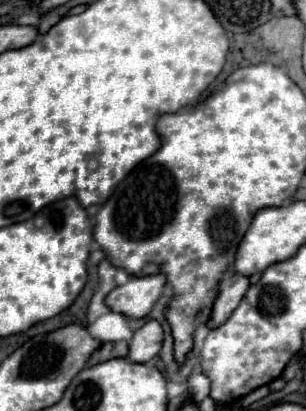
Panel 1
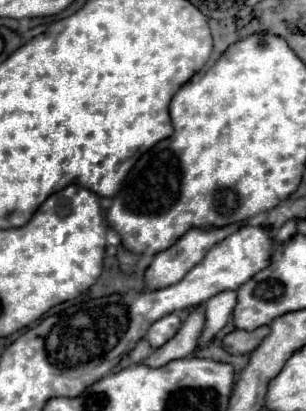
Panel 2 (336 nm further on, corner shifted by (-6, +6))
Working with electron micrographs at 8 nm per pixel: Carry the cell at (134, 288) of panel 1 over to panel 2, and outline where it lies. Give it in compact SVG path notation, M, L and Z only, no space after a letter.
M226 227L226 229L190 229L184 237L180 237L170 249L160 251L152 265L144 273L144 281L148 289L164 289L166 285L178 283L202 257L206 251L222 241L228 233L236 231L238 227Z

